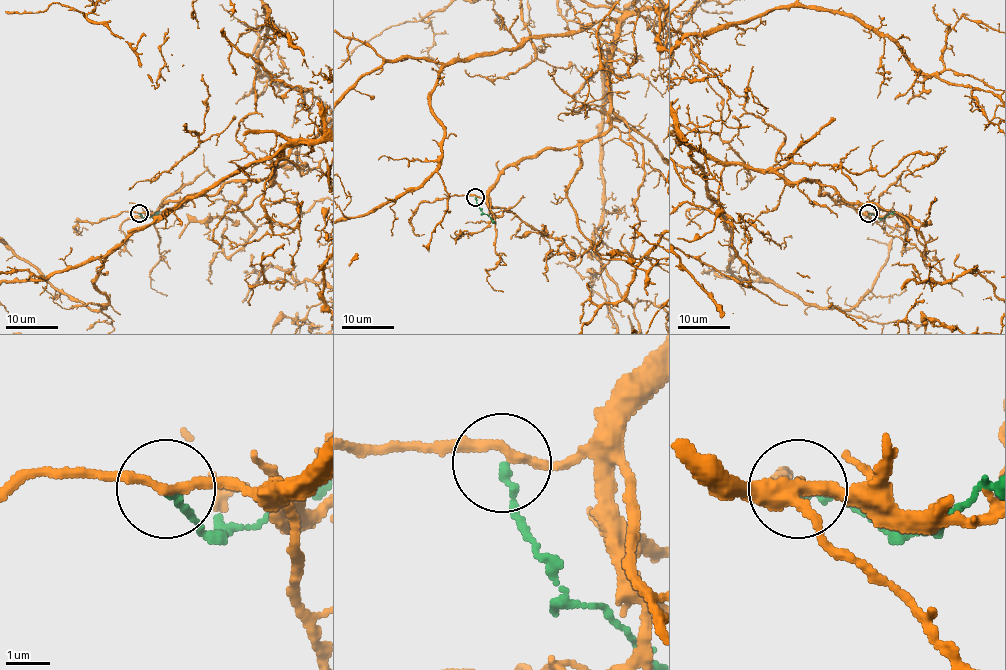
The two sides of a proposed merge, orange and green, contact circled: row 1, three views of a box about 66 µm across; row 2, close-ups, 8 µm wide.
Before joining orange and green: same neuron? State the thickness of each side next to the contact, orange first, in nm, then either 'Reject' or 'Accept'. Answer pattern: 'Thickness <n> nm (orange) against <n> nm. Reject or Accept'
Thickness 190 nm (orange) against 180 nm. Reject

